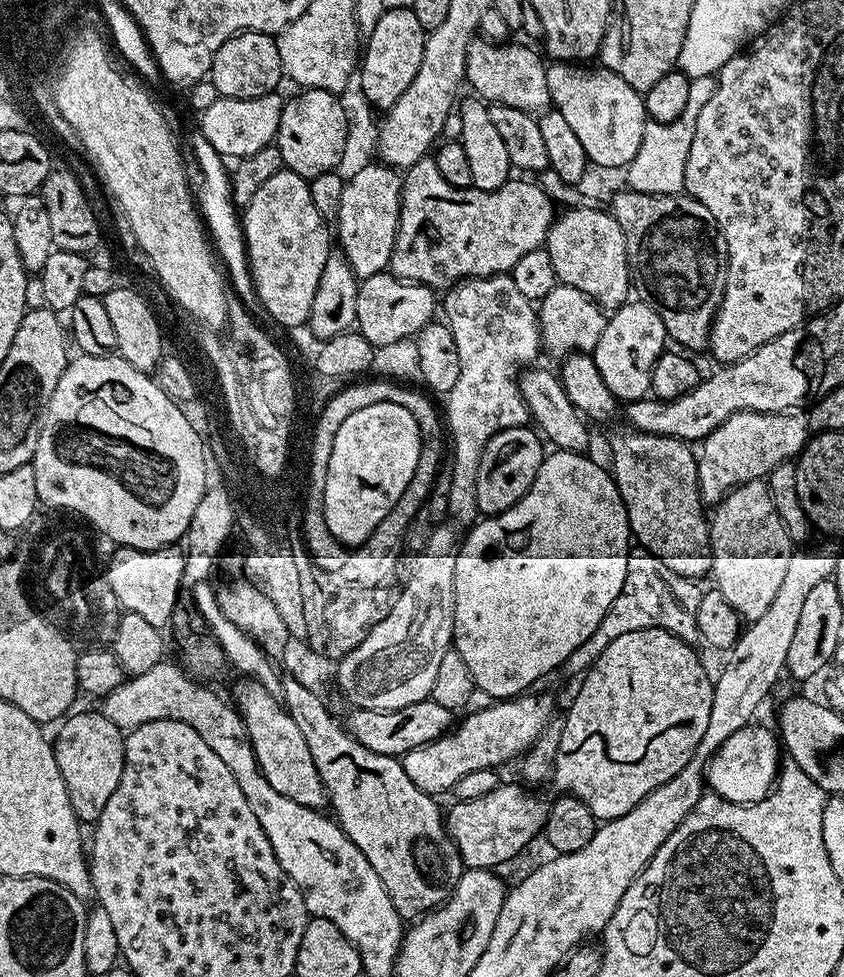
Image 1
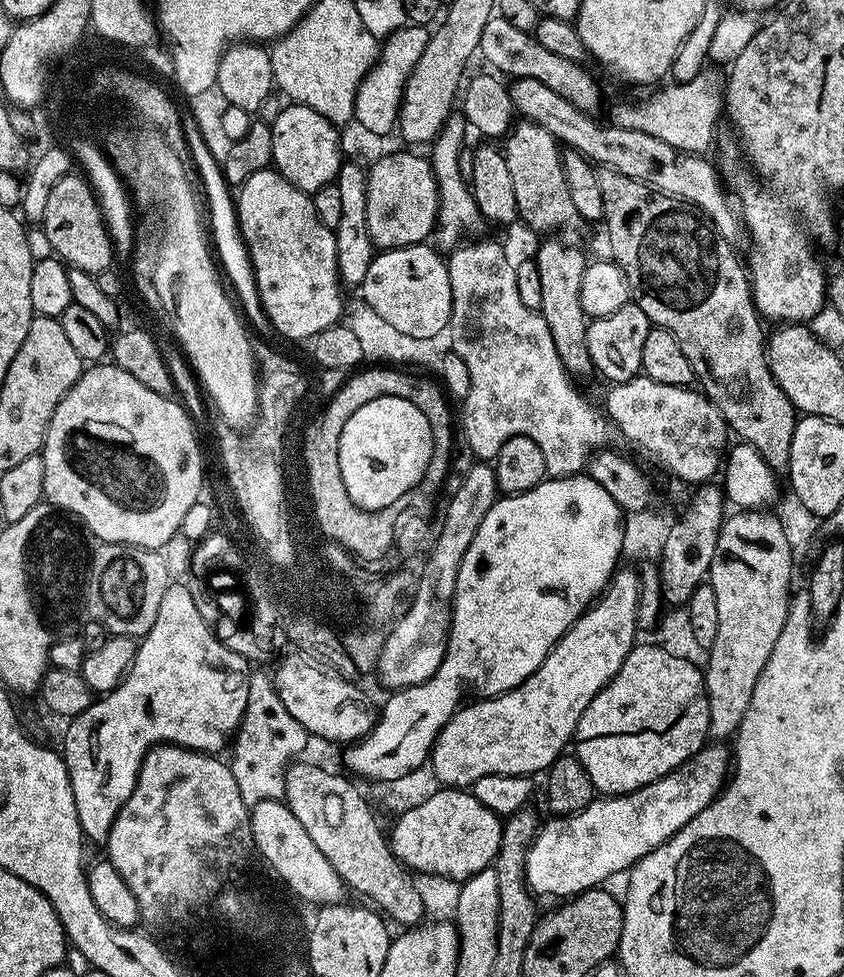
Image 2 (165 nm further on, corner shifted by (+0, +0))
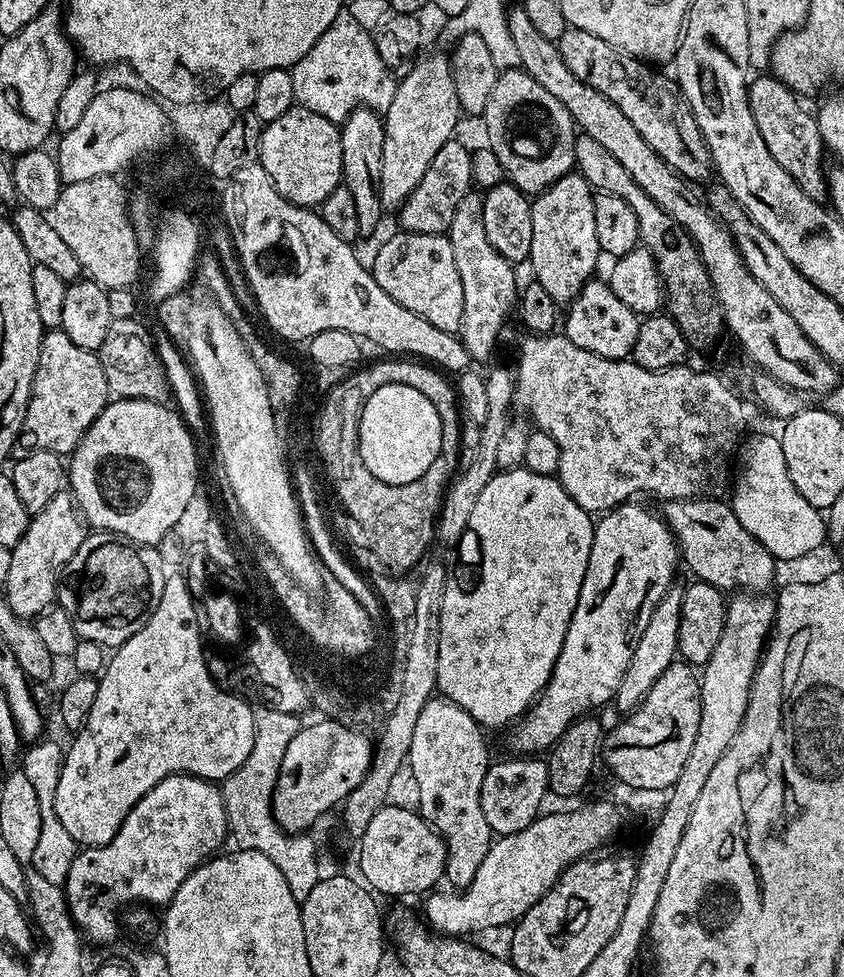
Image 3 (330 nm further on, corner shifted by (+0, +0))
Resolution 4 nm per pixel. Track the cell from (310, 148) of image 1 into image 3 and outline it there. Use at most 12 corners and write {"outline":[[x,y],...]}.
{"outline":[[290,107],[258,162],[278,194],[318,206],[342,182],[340,128]]}

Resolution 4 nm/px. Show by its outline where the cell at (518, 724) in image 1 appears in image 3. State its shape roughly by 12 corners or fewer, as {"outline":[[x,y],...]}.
{"outline":[[636,503],[595,521],[554,670],[507,733],[547,753],[615,701],[682,560]]}

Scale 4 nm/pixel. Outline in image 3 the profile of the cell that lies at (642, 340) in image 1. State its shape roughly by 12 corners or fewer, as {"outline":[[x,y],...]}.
{"outline":[[593,278],[562,332],[611,360],[631,357],[641,317]]}

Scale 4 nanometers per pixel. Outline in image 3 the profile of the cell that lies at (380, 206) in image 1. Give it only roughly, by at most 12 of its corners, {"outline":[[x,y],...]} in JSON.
{"outline":[[453,138],[399,208],[399,227],[447,233],[473,191],[472,152]]}

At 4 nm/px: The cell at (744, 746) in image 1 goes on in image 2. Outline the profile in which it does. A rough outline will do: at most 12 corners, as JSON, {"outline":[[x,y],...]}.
{"outline":[[708,742],[670,774],[541,823],[537,897],[627,873],[720,795]]}

